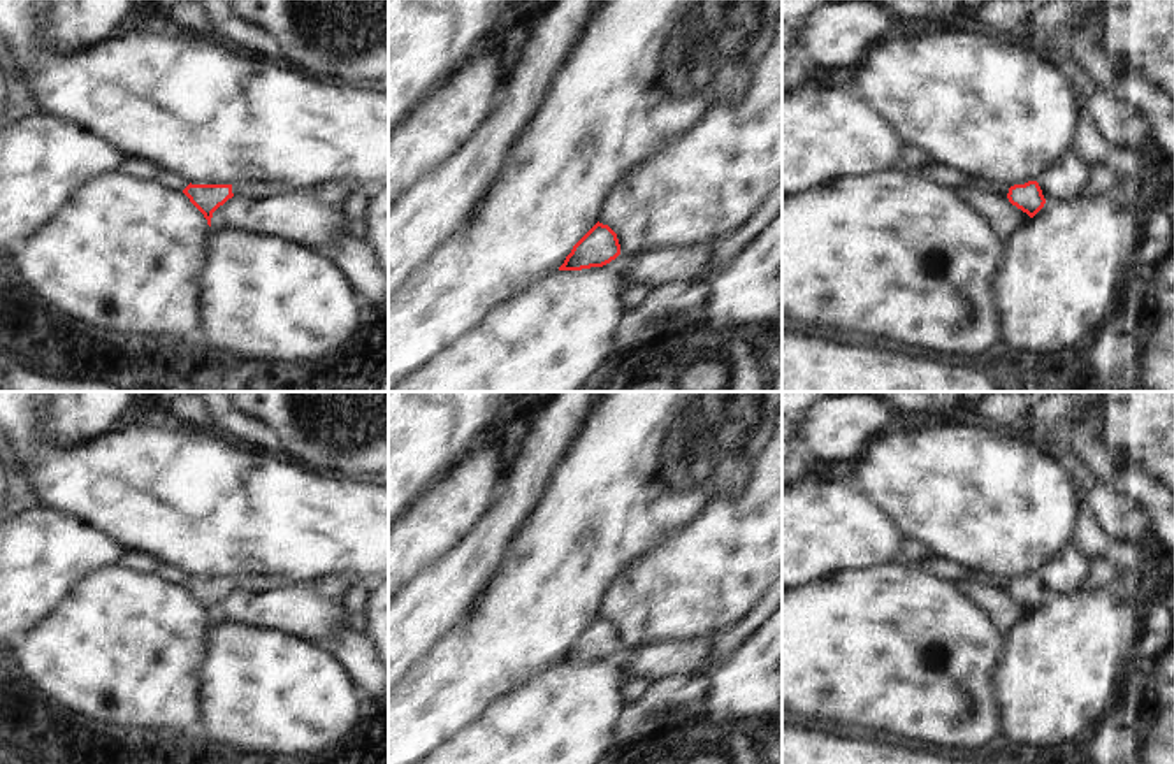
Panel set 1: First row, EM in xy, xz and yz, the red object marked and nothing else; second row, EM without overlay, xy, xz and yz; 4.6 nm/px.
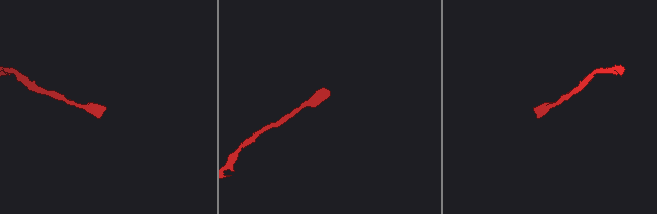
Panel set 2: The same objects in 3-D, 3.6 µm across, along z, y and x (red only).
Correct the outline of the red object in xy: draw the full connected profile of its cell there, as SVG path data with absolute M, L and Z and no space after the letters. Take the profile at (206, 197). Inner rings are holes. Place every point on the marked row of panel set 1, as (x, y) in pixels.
M188 184L183 193L204 214L211 227L213 213L234 197L232 184Z

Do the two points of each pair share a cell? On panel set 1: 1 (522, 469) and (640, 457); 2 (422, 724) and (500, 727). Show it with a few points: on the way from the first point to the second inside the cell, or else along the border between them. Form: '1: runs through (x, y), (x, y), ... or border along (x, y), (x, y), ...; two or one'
1: border along (586, 420), (586, 425), (563, 455); two
2: border along (500, 699), (440, 745); two

